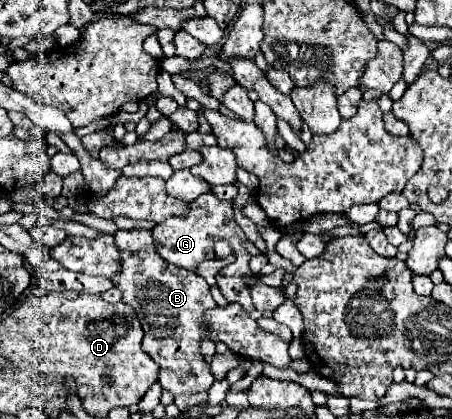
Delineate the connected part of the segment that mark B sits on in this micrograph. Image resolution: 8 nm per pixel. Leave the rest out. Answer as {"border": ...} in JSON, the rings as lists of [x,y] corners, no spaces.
{"border":[[[118,229],[114,243],[120,249],[120,275],[112,281],[122,291],[122,303],[130,305],[144,329],[142,351],[160,365],[160,385],[172,395],[202,393],[216,381],[210,365],[200,353],[200,343],[208,337],[204,311],[218,307],[210,295],[210,285],[194,271],[170,265],[160,259],[152,243],[150,229]]]}

